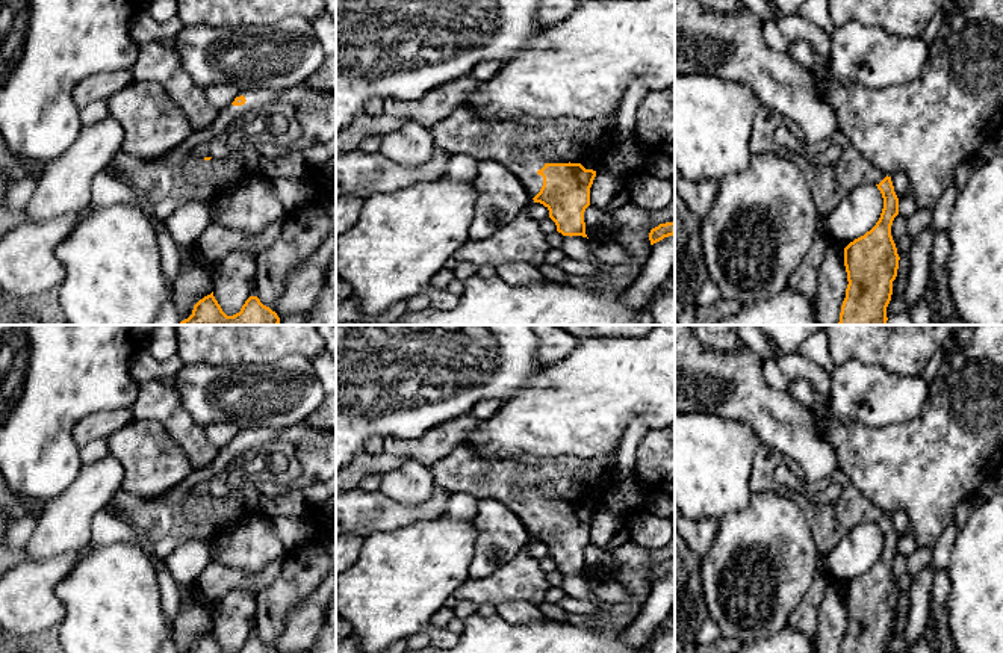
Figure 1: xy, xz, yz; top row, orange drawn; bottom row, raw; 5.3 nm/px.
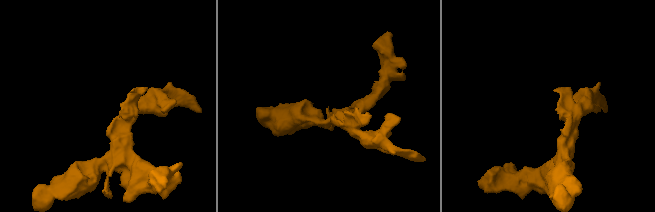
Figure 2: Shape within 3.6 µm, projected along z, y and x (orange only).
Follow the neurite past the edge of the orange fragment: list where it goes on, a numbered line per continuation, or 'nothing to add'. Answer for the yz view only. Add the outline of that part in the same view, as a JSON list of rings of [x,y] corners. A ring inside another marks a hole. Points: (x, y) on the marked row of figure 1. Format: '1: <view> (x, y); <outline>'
1: yz (829, 183); [[[841,130],[821,141],[806,144],[806,148],[809,154],[814,154],[831,145],[838,145],[843,150],[840,160],[834,165],[814,165],[809,162],[805,172],[815,209],[823,215],[829,215],[835,204],[849,197],[856,187],[879,184],[887,177],[852,145]]]

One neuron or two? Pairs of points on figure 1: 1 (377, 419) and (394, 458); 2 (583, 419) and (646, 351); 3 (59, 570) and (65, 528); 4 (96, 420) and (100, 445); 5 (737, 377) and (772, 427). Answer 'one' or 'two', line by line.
1: two
2: one
3: two
4: two
5: one

